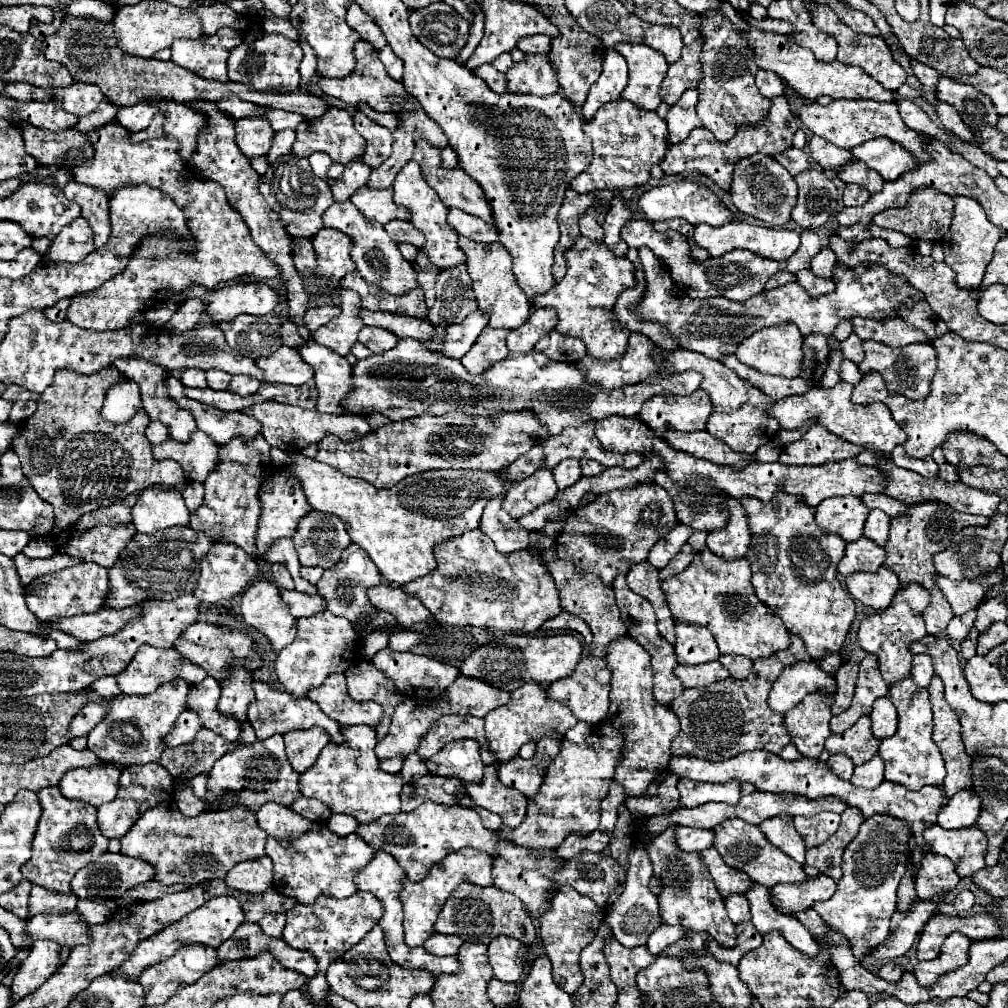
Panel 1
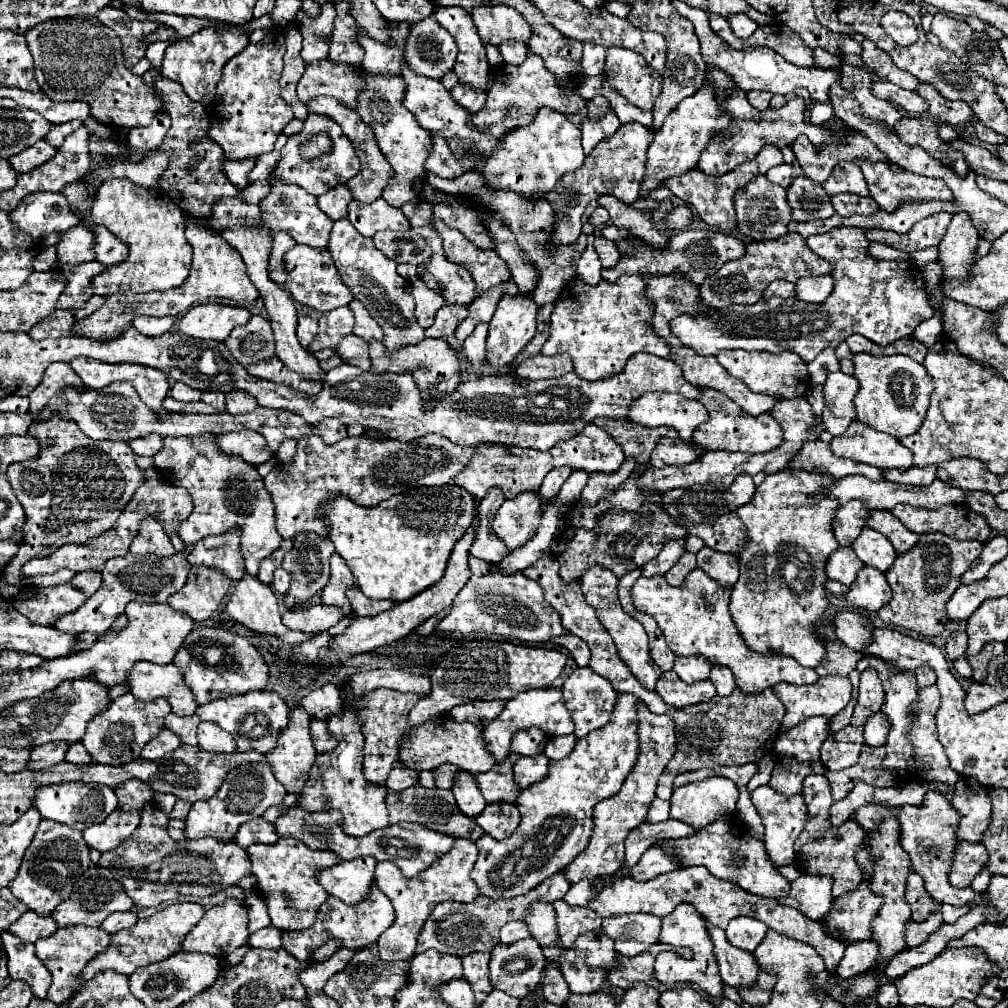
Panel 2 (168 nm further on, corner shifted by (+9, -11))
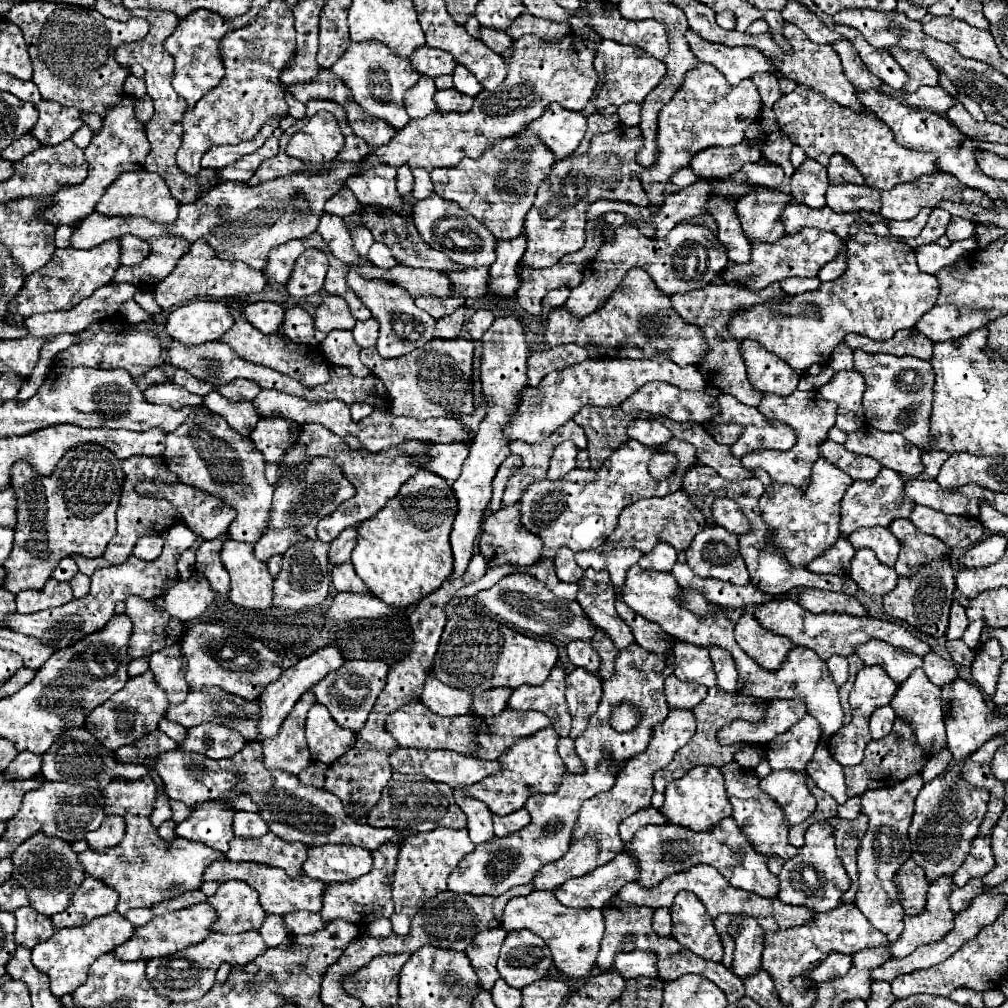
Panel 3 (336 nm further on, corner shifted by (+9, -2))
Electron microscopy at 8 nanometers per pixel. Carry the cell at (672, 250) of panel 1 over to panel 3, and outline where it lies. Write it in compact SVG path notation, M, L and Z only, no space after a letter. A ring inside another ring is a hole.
M807 229L799 235L783 235L775 243L755 243L751 245L751 261L743 267L729 267L719 273L719 277L727 283L733 283L733 279L747 279L747 289L759 291L775 281L787 279L787 277L817 277L819 269L835 259L839 249L843 247L843 241L837 235L831 235L829 231L821 229Z

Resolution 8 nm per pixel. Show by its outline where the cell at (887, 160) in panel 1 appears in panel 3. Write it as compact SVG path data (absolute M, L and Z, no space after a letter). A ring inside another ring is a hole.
M939 171L939 175L923 175L923 179L915 181L915 183L903 183L899 187L893 187L891 191L883 191L881 193L881 201L883 201L883 207L881 207L881 215L885 219L895 219L895 221L907 221L907 219L913 219L923 207L931 207L935 209L941 201L953 201L953 203L975 203L975 205L981 205L981 207L995 207L993 201L983 195L981 191L977 189L971 189L963 183L959 183L959 179L955 179L953 175L947 175L943 171Z

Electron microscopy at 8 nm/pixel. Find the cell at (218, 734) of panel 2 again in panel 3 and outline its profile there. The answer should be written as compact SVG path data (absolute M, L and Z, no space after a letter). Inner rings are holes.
M201 723L199 727L191 727L187 731L185 741L179 745L185 753L201 753L209 759L229 759L245 747L243 735L237 731L215 725L215 723Z

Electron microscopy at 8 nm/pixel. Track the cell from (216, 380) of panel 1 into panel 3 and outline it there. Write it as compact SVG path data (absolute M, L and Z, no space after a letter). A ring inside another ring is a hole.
M211 391L211 395L205 397L205 405L207 409L211 409L213 413L225 417L225 421L243 437L249 437L251 429L257 427L257 421L261 419L255 405L251 401L229 401L223 395L219 395L217 391Z

